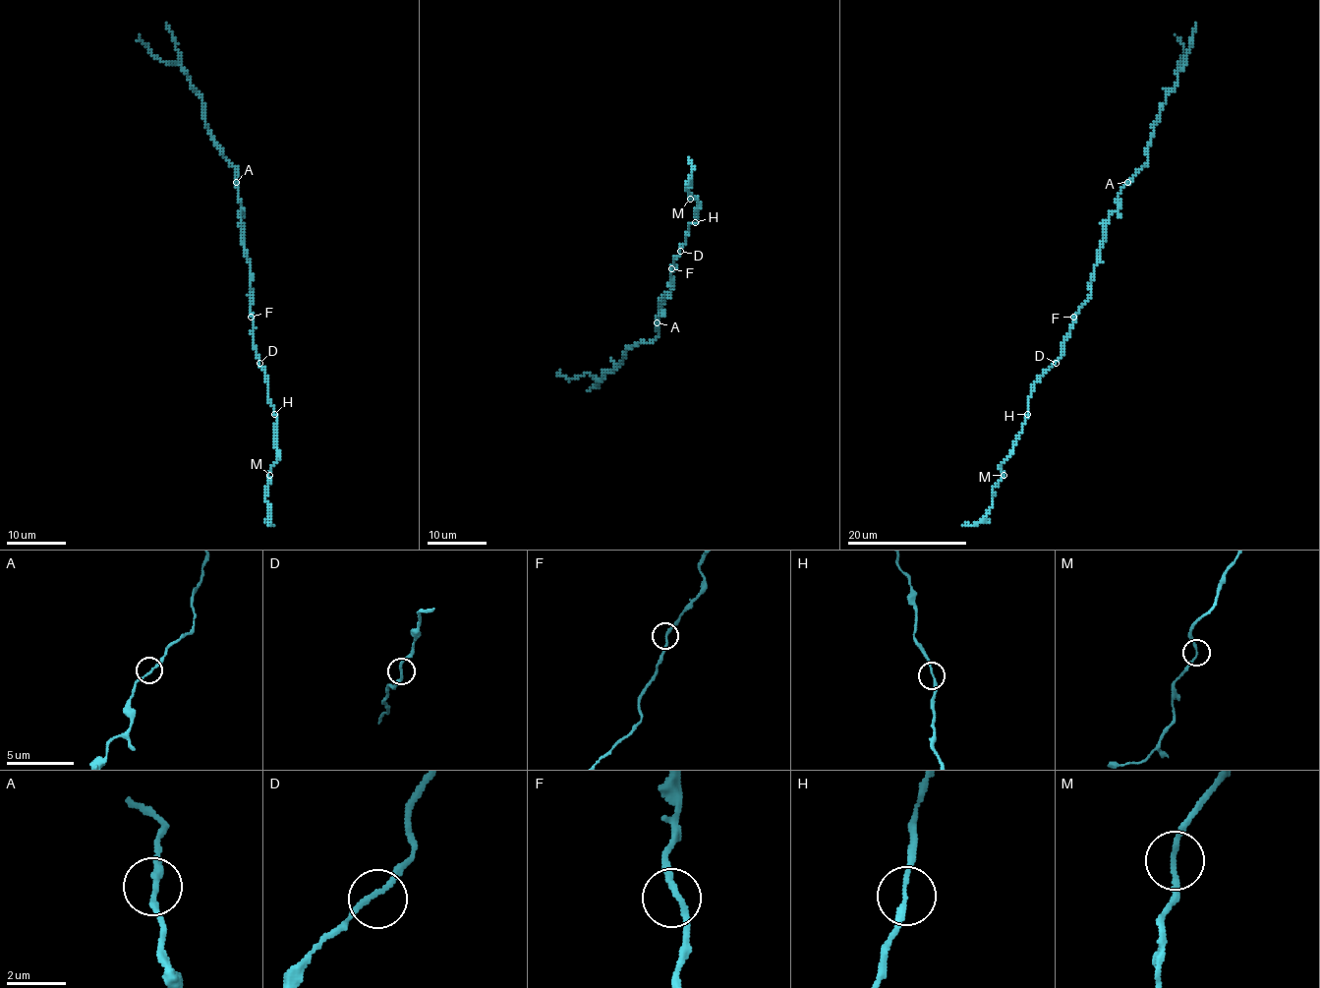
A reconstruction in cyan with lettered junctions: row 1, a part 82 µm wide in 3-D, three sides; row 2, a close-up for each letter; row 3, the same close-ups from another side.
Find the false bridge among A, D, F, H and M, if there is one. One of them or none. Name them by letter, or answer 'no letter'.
no letter

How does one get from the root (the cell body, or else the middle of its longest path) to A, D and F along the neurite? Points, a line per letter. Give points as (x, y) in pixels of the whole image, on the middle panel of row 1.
A: (670, 288), (660, 303), (662, 314), (658, 316), (657, 322)
D: (670, 288), (674, 259), (680, 251)
F: (670, 288), (673, 284), (671, 268)

